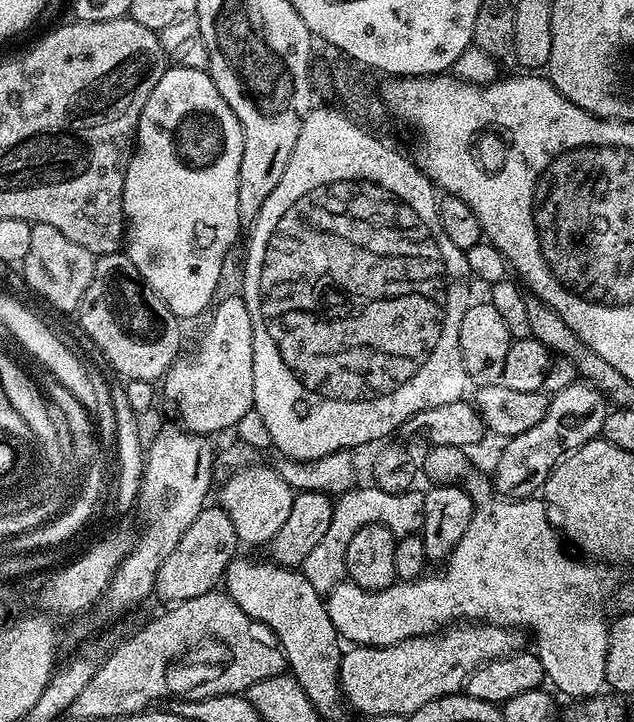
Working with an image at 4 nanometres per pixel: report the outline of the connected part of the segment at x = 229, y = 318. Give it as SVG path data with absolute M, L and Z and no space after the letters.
M240 294L228 296L218 304L211 309L207 317L208 325L196 344L196 353L189 360L175 360L163 381L164 396L176 406L176 412L184 422L183 427L207 437L211 437L212 432L235 429L238 418L242 418L242 414L251 412L254 408L254 330L250 322L250 310L246 310L246 302Z

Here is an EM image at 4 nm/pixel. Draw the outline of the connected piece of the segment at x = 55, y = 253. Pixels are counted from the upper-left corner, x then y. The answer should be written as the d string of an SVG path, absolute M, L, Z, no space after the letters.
M33 223L30 230L30 254L26 254L22 271L25 282L46 303L53 304L60 312L75 313L80 307L80 299L86 294L86 286L90 286L90 278L94 278L96 262L97 257L90 250L78 246L78 242L70 242L62 230Z

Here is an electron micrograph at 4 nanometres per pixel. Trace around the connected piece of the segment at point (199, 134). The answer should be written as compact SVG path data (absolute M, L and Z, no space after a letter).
M165 67L162 78L158 78L158 86L150 90L150 98L146 98L146 106L142 106L140 121L136 127L136 143L132 157L128 160L128 169L124 175L124 222L126 225L126 255L134 266L138 266L138 274L166 302L168 309L177 318L196 316L199 312L207 313L213 303L212 295L220 284L220 275L224 272L224 259L236 240L236 235L242 231L240 215L238 214L238 170L242 166L242 126L238 118L234 118L234 110L226 106L226 98L218 94L218 86L214 86L211 76L205 70L190 70L189 68Z

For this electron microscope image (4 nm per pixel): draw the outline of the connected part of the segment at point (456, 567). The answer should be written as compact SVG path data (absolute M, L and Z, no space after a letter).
M502 498L498 502L473 511L470 526L466 526L466 534L462 534L462 542L458 542L447 560L443 561L441 568L444 569L440 576L425 574L418 580L393 582L386 590L377 592L367 592L351 582L334 585L326 596L330 622L334 622L337 634L345 641L352 640L348 642L366 648L381 648L415 636L430 636L453 622L483 622L517 630L529 628L536 639L535 654L542 662L542 670L550 684L552 680L553 686L568 696L591 698L605 687L610 627L596 604L613 595L618 580L612 577L608 569L611 567L603 563L568 557L569 549L557 525L548 521L549 509L543 499Z

